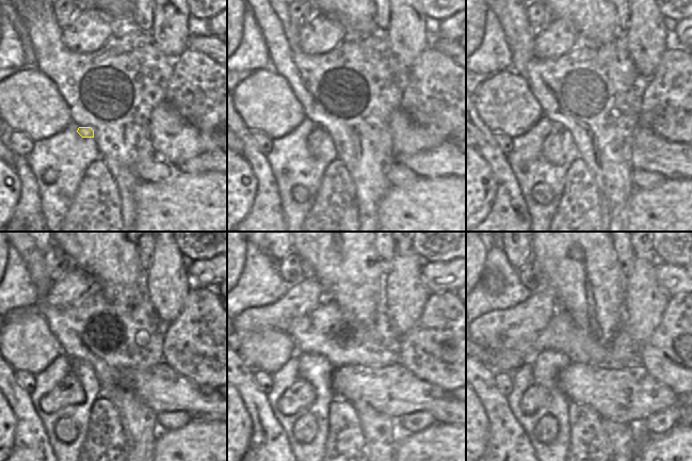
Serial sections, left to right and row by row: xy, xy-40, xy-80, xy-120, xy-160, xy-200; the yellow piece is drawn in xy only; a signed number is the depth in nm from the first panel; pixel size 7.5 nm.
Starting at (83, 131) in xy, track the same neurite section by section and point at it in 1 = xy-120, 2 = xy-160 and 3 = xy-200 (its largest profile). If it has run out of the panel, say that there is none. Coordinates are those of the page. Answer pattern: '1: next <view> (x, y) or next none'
1: next xy-120 (69, 391)
2: next xy-160 (301, 394)
3: next xy-200 (534, 397)

